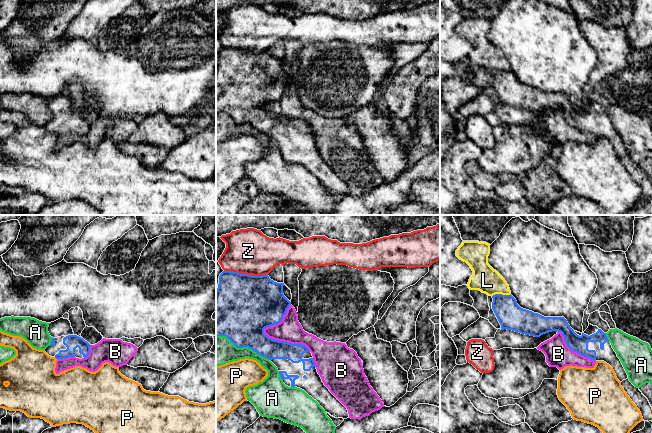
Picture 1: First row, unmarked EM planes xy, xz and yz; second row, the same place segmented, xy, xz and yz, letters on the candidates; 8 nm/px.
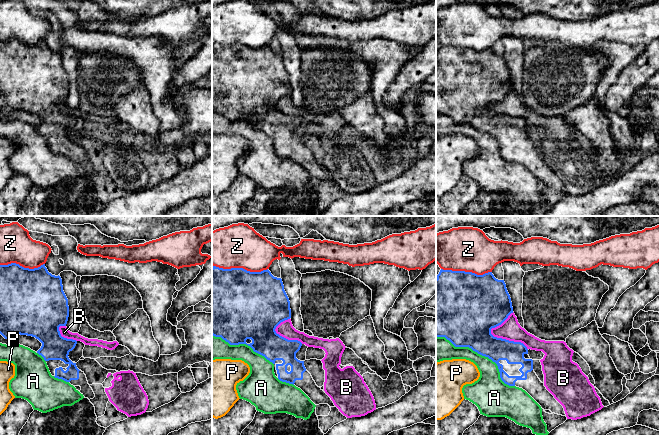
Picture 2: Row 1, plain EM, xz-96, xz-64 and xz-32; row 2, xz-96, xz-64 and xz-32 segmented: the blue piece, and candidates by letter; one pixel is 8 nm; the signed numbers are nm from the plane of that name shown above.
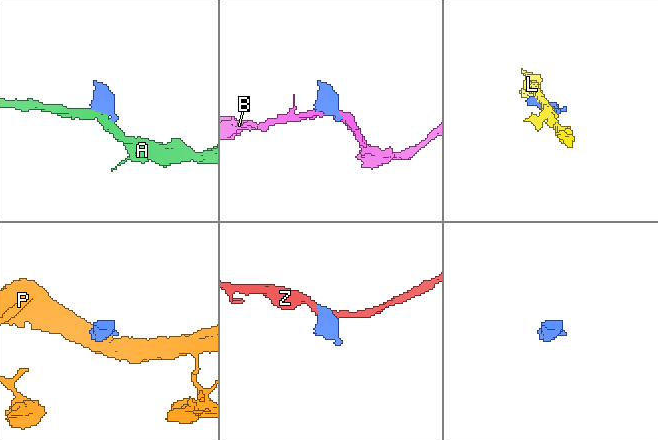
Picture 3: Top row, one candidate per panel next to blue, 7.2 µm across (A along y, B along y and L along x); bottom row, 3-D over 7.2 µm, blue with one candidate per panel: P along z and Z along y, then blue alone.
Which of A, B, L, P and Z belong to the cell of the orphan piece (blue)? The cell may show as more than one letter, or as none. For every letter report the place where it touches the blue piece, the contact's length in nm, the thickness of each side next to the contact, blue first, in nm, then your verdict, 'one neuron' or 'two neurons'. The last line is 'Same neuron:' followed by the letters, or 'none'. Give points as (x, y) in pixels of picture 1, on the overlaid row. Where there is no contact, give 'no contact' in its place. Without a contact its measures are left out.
A: xz (243, 346) | 480 nm | 420/240 nm | two neurons
B: xz (285, 342) | 420 nm | 170/190 nm | two neurons
L: yz (501, 294) | 150 nm | 220/200 nm | two neurons
P: no contact | two neurons
Z: xz (246, 274) | 360 nm | 500/360 nm | two neurons
Same neuron: none

